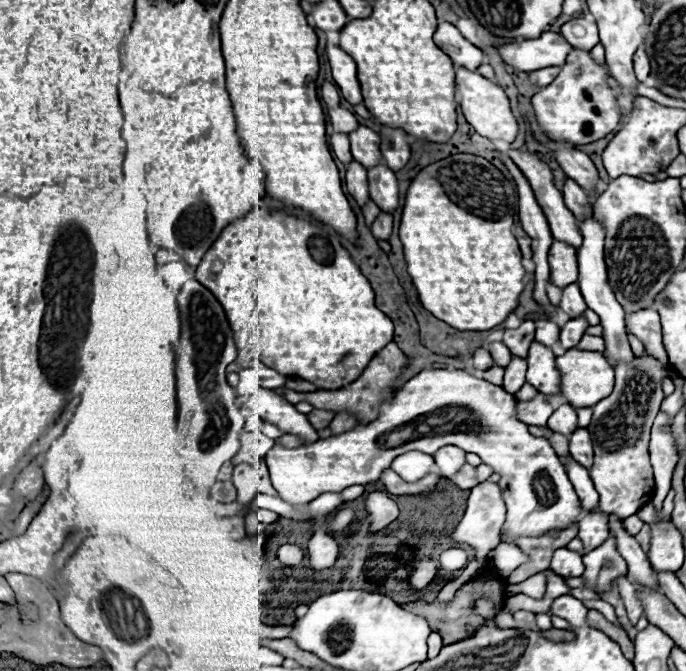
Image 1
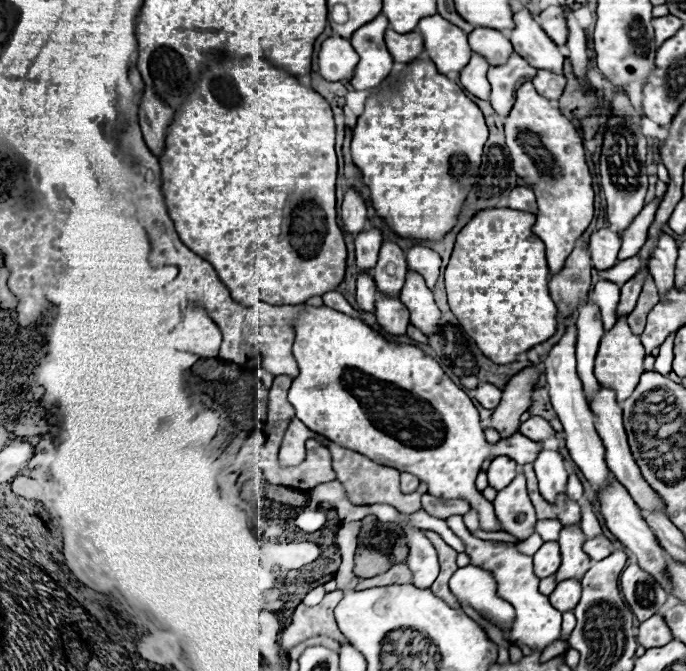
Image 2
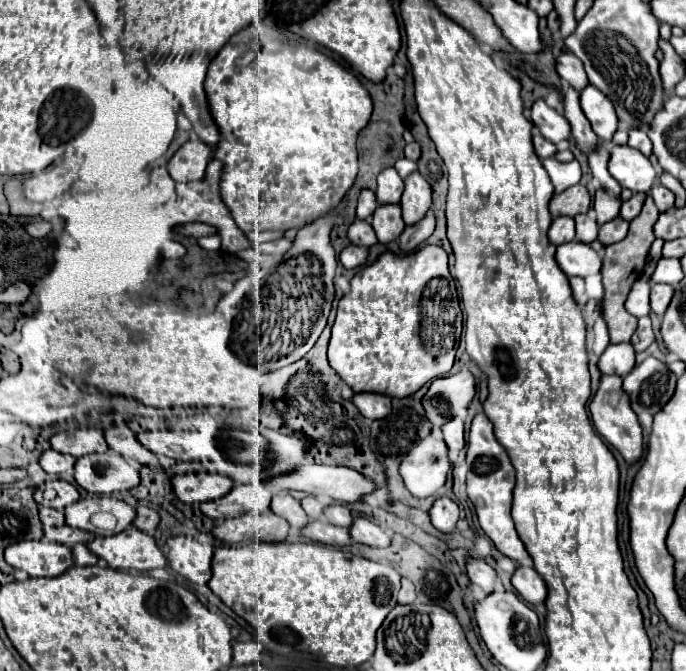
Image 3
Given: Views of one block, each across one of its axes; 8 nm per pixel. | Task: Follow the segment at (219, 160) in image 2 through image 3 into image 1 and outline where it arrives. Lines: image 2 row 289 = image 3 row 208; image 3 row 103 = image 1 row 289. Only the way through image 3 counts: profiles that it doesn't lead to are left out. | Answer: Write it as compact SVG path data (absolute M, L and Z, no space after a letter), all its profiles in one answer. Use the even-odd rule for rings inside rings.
M256 208L250 216L230 224L196 268L196 280L216 296L226 312L238 348L236 362L240 368L248 368L258 358L284 376L300 376L322 386L322 390L338 390L358 380L374 354L394 338L392 322L374 306L370 282L360 274L340 240L328 228L286 212Z

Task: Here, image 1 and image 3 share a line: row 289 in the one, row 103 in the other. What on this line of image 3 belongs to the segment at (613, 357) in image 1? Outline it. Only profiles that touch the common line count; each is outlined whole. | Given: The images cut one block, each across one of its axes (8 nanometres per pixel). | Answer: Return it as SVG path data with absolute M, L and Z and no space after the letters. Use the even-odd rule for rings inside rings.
M588 84L580 92L580 106L586 118L590 120L594 132L598 134L598 138L604 142L612 142L612 136L618 128L618 118L612 102L598 88Z

